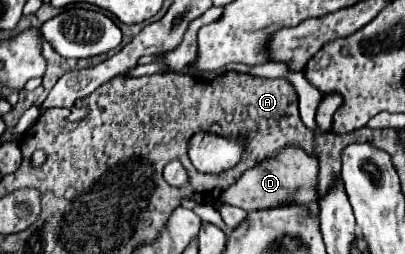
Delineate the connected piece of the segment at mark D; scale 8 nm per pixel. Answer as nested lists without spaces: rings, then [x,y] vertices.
[[[285,145],[285,149],[281,149],[277,155],[245,171],[241,179],[221,195],[221,201],[237,205],[245,211],[267,209],[281,203],[313,203],[313,197],[317,197],[317,165],[319,161],[315,155],[307,155],[301,147]]]

